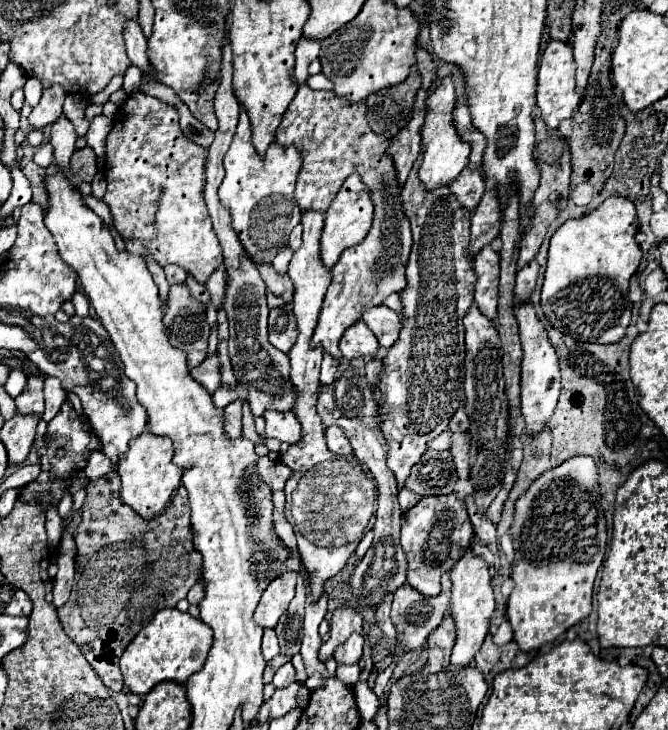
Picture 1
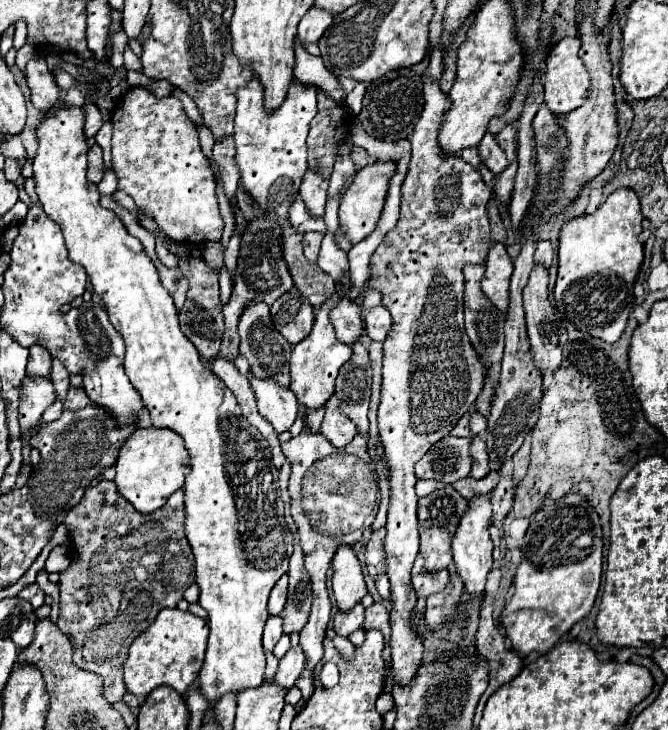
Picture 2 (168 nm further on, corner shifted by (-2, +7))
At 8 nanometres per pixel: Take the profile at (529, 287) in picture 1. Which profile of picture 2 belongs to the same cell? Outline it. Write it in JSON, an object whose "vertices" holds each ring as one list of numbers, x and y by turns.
{"vertices":[[538,242,536,244,536,252,534,252,534,262,536,264,542,264,544,268,550,268,550,264,552,264,552,244,550,242]]}

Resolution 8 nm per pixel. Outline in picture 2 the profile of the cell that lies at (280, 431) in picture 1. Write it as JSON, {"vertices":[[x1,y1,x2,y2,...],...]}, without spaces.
{"vertices":[[250,374,250,384,258,400,258,412,262,418,266,418,274,430,286,432,296,420,298,400,288,388,280,388,278,384,272,384,272,380,260,380]]}

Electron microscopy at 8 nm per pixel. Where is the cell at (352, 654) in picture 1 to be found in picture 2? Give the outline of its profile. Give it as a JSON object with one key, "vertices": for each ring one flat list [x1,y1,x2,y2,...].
{"vertices":[[362,604,352,608,352,612,336,612,334,614,334,630,336,630,336,634,340,634,344,638,348,638,352,632,360,630,362,622,364,622]]}

